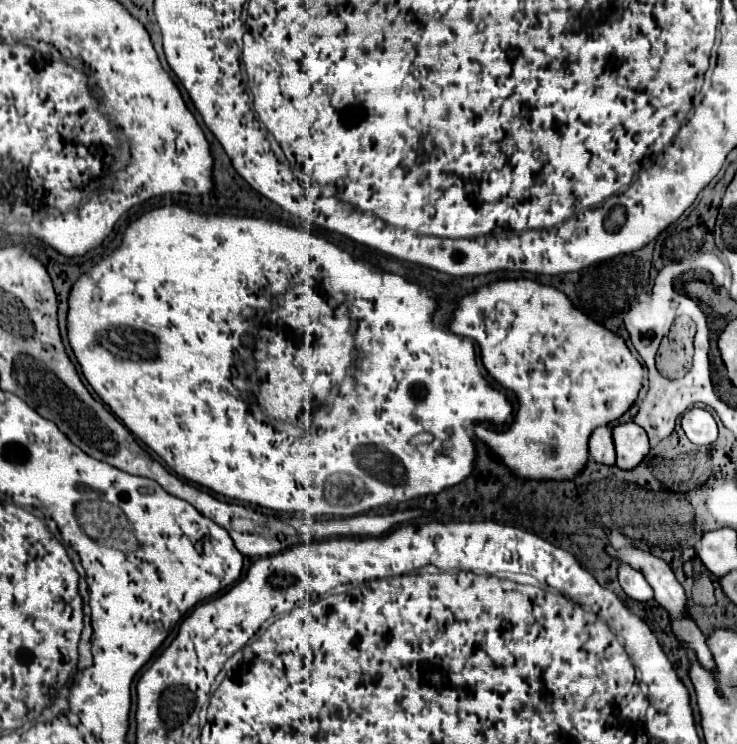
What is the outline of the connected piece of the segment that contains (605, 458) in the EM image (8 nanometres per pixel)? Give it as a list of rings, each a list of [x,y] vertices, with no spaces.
[[[600,426],[590,436],[590,456],[600,464],[614,464],[614,440],[608,426]]]

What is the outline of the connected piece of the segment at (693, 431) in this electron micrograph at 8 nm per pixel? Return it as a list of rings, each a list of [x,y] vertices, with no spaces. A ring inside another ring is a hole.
[[[704,408],[686,410],[684,416],[682,416],[682,430],[686,432],[688,440],[692,444],[698,444],[698,446],[712,444],[716,440],[716,436],[718,436],[716,420]]]

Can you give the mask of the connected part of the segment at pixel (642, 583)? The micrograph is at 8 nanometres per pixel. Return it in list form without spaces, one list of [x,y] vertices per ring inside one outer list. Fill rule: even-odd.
[[[620,564],[618,580],[620,580],[620,586],[626,592],[626,596],[630,596],[638,602],[648,602],[648,600],[654,598],[654,592],[652,592],[650,584],[646,582],[646,578],[642,576],[642,572],[634,570],[632,566]]]

